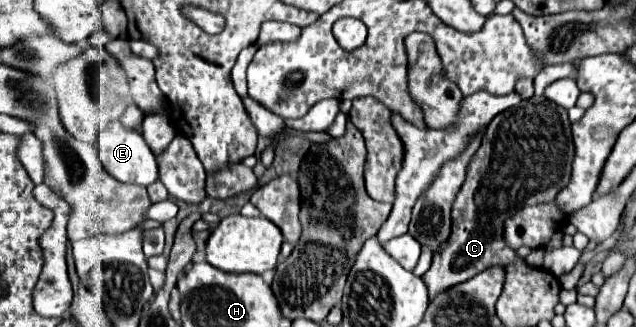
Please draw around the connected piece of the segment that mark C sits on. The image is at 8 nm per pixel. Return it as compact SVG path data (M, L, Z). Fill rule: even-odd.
M532 97L496 115L496 119L492 119L492 123L488 125L482 137L480 149L476 151L476 155L472 157L472 163L468 165L468 175L464 179L464 185L456 193L456 203L452 205L452 235L448 237L448 243L442 243L440 251L434 253L432 267L424 275L430 297L438 295L440 291L446 291L456 283L472 279L472 275L478 275L488 267L494 267L494 265L506 267L518 261L518 255L512 251L512 247L504 243L504 233L502 233L504 219L514 215L526 205L554 201L556 193L568 185L572 159L574 159L574 143L570 133L568 111L564 107L552 103L546 97L540 97L540 99Z

